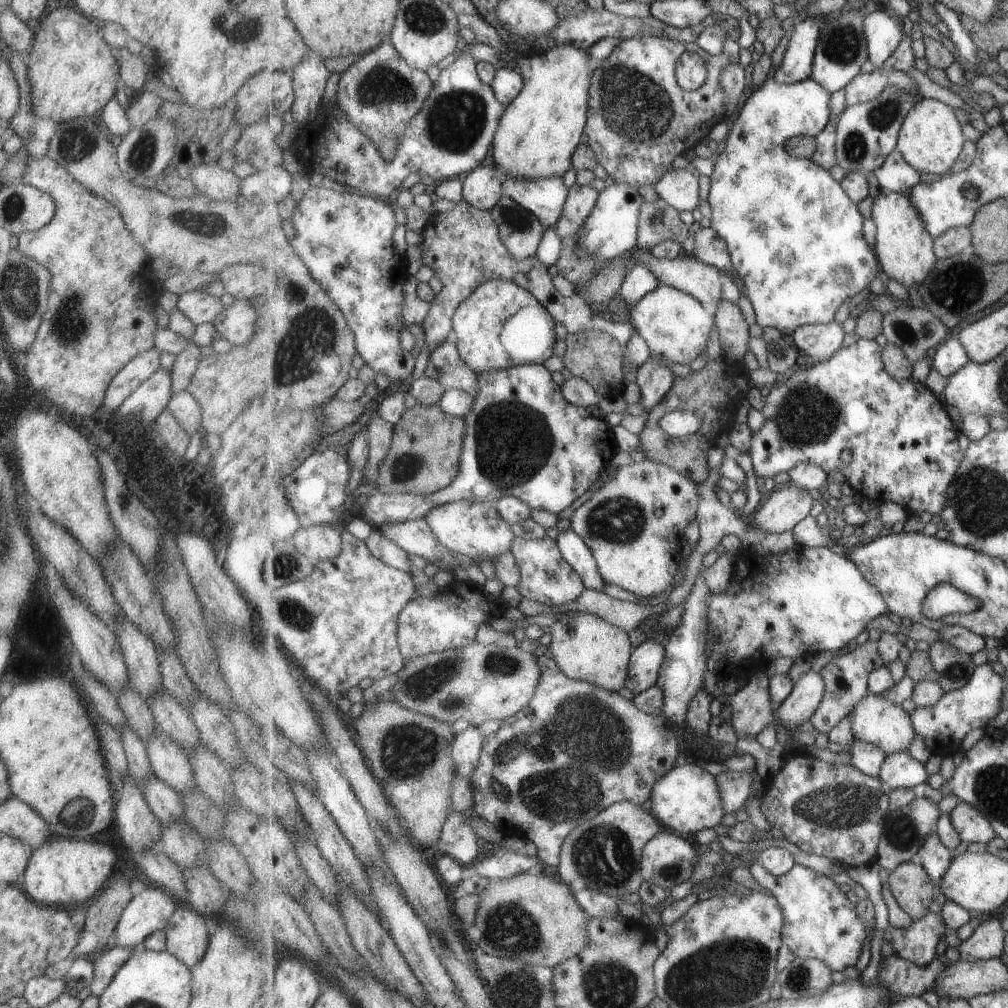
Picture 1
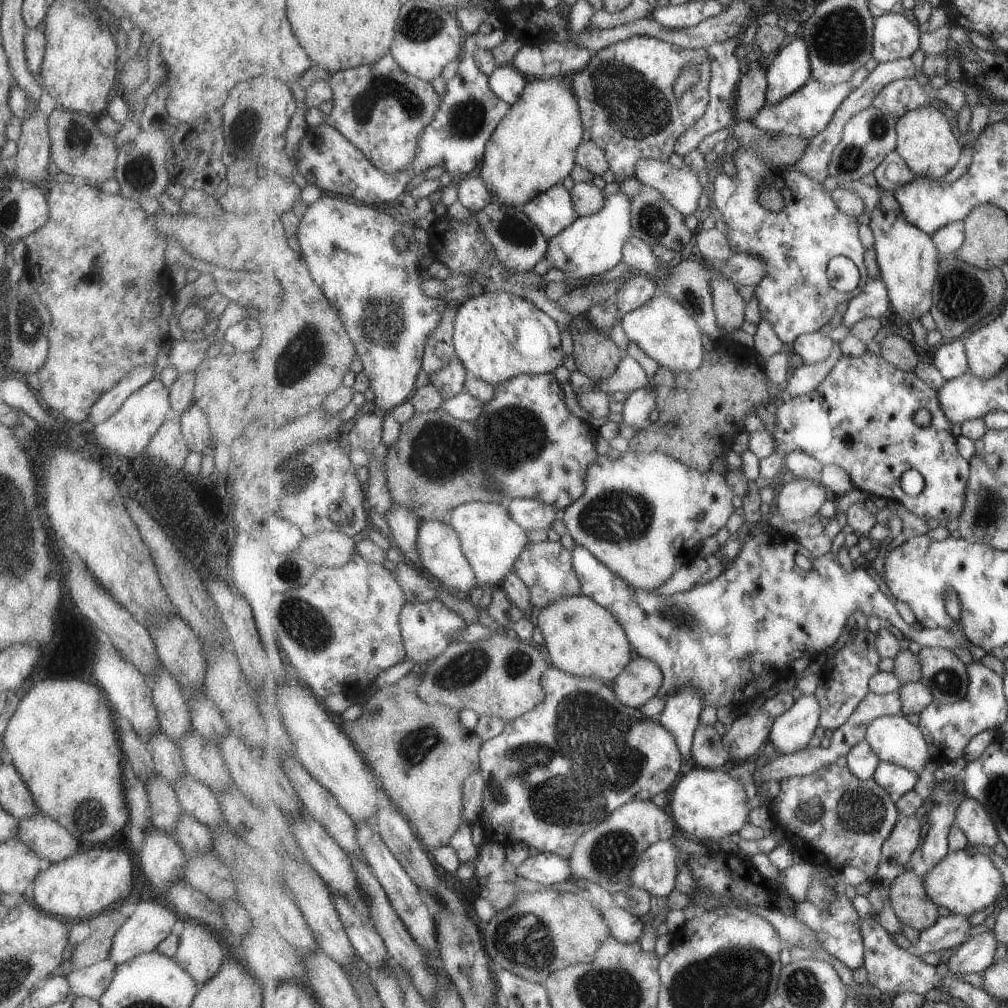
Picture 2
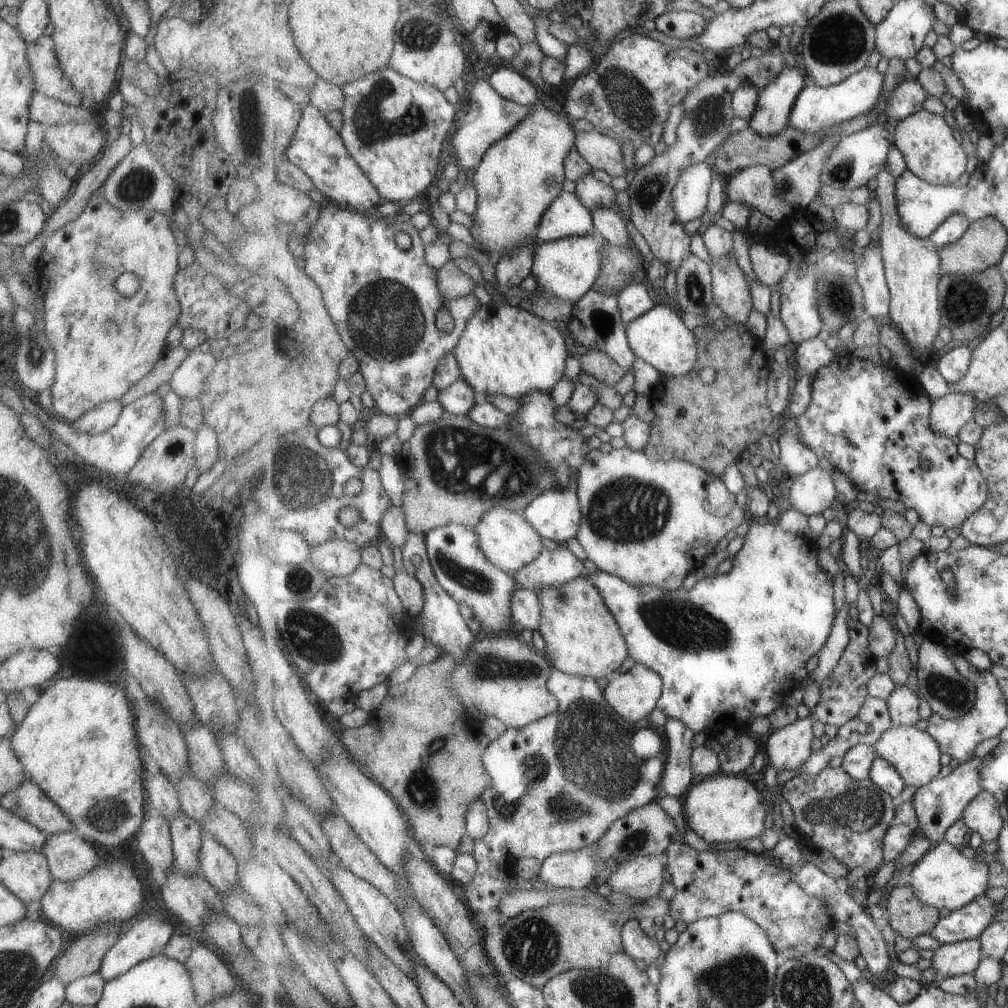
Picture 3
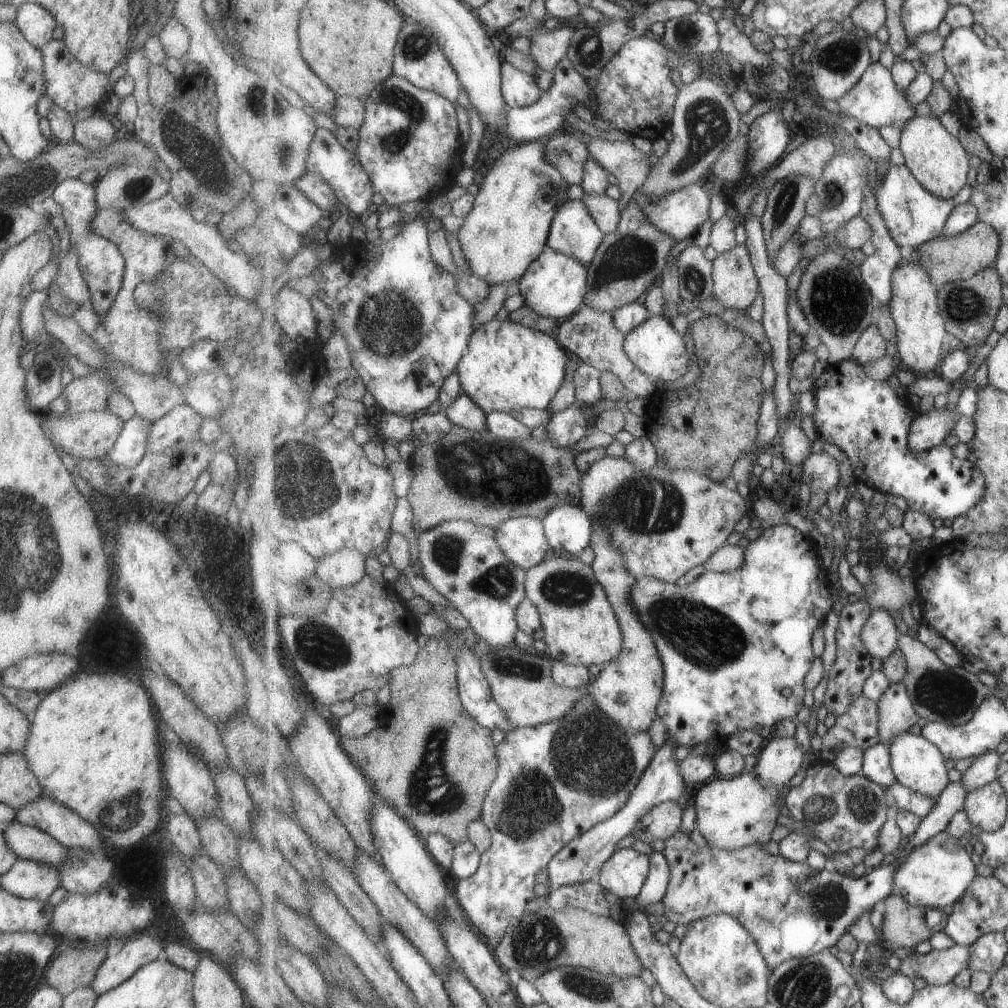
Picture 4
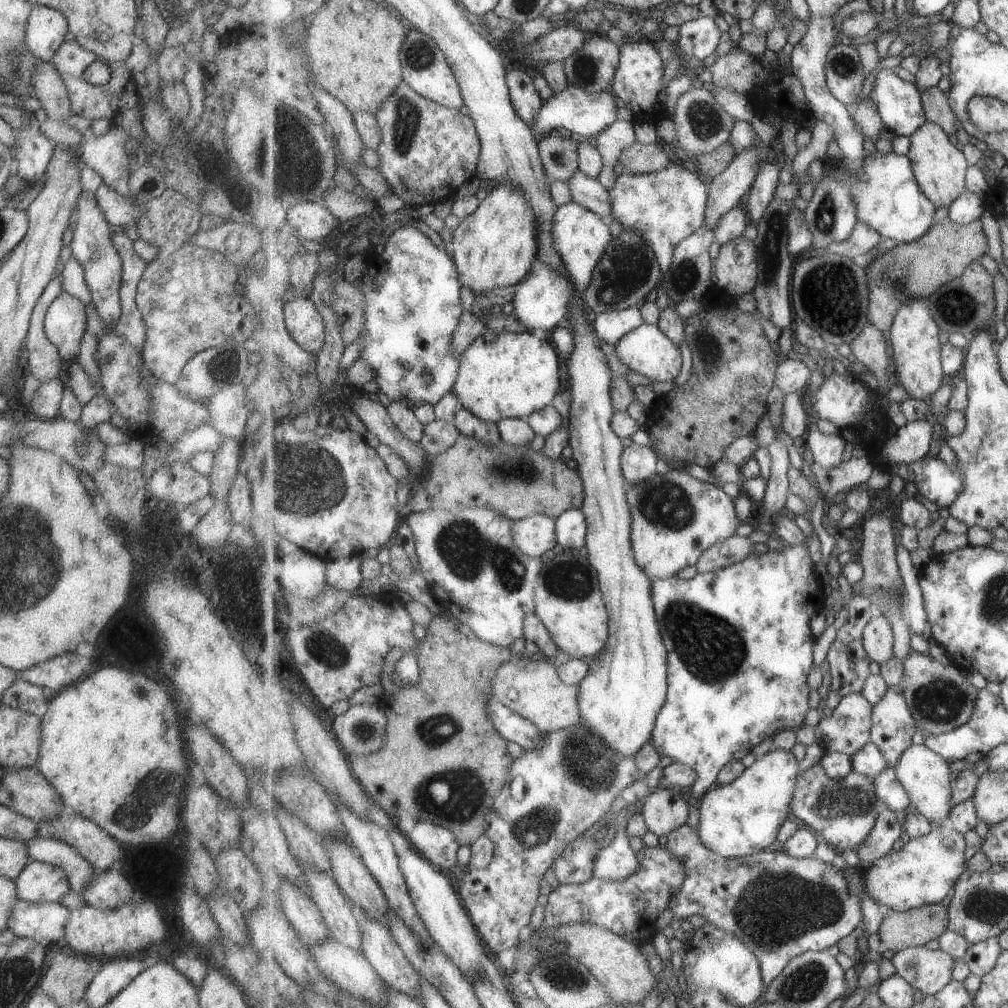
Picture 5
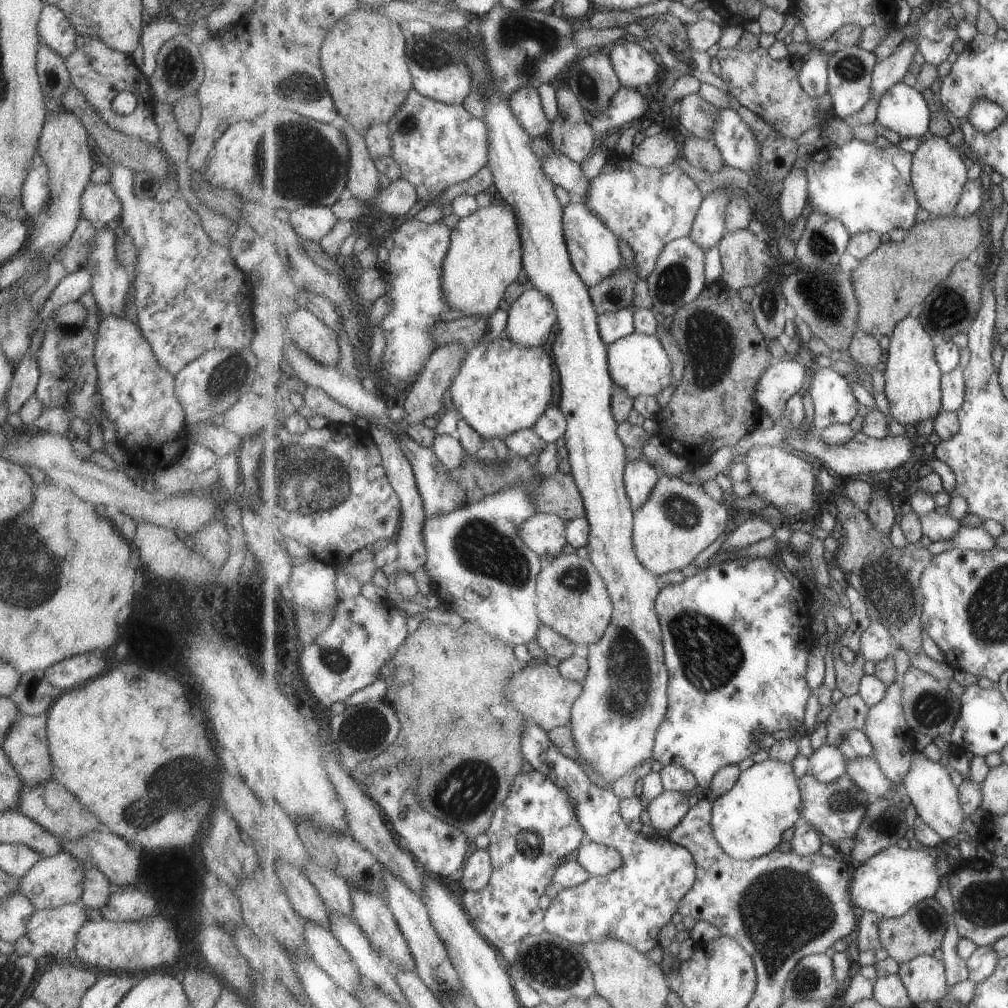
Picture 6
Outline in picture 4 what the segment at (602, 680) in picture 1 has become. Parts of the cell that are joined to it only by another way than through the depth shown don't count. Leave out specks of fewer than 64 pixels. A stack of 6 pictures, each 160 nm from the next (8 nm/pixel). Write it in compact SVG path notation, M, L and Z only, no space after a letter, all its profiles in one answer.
M567 557L553 558L541 562L529 570L525 580L526 596L539 606L545 630L544 643L549 647L549 654L554 662L559 661L587 667L591 664L605 666L621 654L625 640L621 622L619 622L615 608L613 608L605 588L599 583L591 565L587 566L578 557L575 560L570 560Z

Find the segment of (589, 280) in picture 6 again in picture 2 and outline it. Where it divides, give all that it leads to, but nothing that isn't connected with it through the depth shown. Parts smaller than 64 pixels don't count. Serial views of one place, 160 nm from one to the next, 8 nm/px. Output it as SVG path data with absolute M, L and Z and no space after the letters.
M561 183L523 205L524 211L547 237L552 238L571 226L580 216L572 192Z

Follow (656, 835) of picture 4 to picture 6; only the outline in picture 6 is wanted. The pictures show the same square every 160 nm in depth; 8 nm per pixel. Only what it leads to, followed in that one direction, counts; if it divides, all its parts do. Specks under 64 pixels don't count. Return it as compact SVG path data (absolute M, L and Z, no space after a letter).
M665 790L651 801L647 810L651 826L664 835L676 828L689 813L689 795L680 791Z

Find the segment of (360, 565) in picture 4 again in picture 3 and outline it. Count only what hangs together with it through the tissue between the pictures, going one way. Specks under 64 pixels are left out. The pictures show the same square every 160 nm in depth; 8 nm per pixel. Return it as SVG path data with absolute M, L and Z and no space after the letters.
M337 538L336 540L329 540L328 542L323 542L323 544L312 548L311 562L331 581L335 576L349 576L349 574L355 571L357 566L362 564L362 548L353 542L348 542L346 539L340 540Z

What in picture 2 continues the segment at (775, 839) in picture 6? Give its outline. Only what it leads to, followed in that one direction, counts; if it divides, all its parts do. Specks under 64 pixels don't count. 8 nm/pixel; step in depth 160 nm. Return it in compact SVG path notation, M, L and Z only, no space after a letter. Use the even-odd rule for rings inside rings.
M814 695L801 696L785 714L774 720L769 740L783 755L804 751L819 728L821 704ZM699 766L695 769L688 768L671 796L667 810L676 821L679 832L697 841L700 839L717 841L731 834L739 834L740 830L749 824L751 809L755 802L749 801L745 786L741 784L741 780L731 778L727 768L704 769Z

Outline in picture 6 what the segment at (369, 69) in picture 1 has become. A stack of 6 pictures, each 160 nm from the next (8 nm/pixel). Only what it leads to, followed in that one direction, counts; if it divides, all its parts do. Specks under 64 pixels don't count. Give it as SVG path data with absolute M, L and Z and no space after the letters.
M413 88L405 100L405 104L391 120L388 128L393 140L393 157L399 165L400 178L411 182L417 190L421 201L433 200L445 190L473 178L488 166L489 130L481 118L476 118L465 109L464 105L452 105L426 98Z

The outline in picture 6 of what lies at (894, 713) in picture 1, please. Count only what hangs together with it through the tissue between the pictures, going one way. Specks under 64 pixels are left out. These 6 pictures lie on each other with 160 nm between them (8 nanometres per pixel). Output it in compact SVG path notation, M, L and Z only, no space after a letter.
M924 751L913 758L913 764L903 783L904 791L918 813L918 820L931 826L945 841L962 832L961 828L965 822L965 814L960 804L960 792L951 780L951 771L949 766L931 760Z

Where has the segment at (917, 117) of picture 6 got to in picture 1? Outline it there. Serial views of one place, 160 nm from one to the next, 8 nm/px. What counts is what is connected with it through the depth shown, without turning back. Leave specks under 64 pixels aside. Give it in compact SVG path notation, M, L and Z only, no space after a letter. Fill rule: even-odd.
M773 76L761 84L759 88L752 91L749 98L745 101L741 112L739 113L732 129L725 138L720 147L720 154L714 165L711 175L711 188L709 192L708 202L712 209L711 226L728 242L732 261L736 274L744 281L747 288L747 295L754 304L757 313L757 323L762 328L773 327L779 329L783 334L791 335L800 328L801 325L822 325L829 324L835 320L835 314L839 312L839 306L855 294L863 292L871 281L883 275L880 266L880 258L873 246L867 244L865 236L863 236L863 214L859 212L859 206L853 202L852 198L845 192L842 183L837 182L831 172L828 172L822 166L816 164L813 159L805 157L793 156L787 149L786 144L790 138L795 135L812 135L821 134L822 130L829 124L831 116L831 93L821 83L815 79L807 79L793 83L792 85L779 84ZM837 266L843 266L849 273L849 282L846 285L839 285L833 278L833 272Z

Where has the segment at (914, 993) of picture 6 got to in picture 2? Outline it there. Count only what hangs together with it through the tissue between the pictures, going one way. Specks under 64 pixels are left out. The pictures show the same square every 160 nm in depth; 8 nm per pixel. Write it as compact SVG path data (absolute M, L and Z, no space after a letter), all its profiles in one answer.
M993 930L975 935L964 942L948 961L949 972L971 974L988 969L995 960L999 941Z

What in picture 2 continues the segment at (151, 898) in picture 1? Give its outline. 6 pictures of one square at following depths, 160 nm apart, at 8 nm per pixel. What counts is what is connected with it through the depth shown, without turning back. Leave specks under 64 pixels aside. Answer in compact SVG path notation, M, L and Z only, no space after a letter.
M155 902L136 903L135 910L131 917L126 918L122 925L113 935L112 943L108 952L108 958L115 965L123 964L141 953L148 953L156 950L157 943L160 943L168 934L173 923L180 917L165 904Z

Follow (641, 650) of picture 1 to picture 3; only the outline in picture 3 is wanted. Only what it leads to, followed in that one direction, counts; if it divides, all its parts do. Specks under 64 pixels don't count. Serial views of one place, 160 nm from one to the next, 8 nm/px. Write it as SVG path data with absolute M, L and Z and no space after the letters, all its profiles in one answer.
M637 662L624 674L612 676L604 688L609 706L631 722L648 719L658 708L663 690L661 674Z

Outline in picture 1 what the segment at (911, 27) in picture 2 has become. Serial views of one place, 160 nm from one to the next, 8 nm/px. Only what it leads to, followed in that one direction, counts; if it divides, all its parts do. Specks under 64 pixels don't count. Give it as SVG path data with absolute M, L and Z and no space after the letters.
M885 9L868 14L864 27L870 61L881 67L900 48L908 24Z

